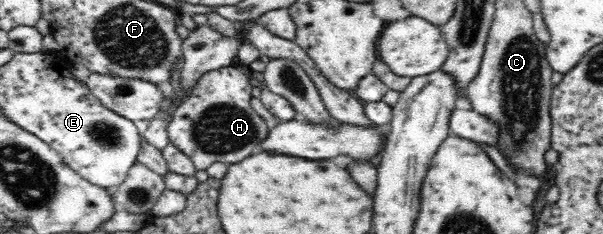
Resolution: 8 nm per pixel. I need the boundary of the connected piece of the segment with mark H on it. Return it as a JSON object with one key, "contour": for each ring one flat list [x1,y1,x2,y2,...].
{"contour":[[230,65,204,73,193,85,191,91,176,108,167,126,169,144,181,150,194,163,196,170,206,170,214,162,236,164,244,157,257,152,260,142,269,134,266,121,253,109,251,69,246,65]]}

